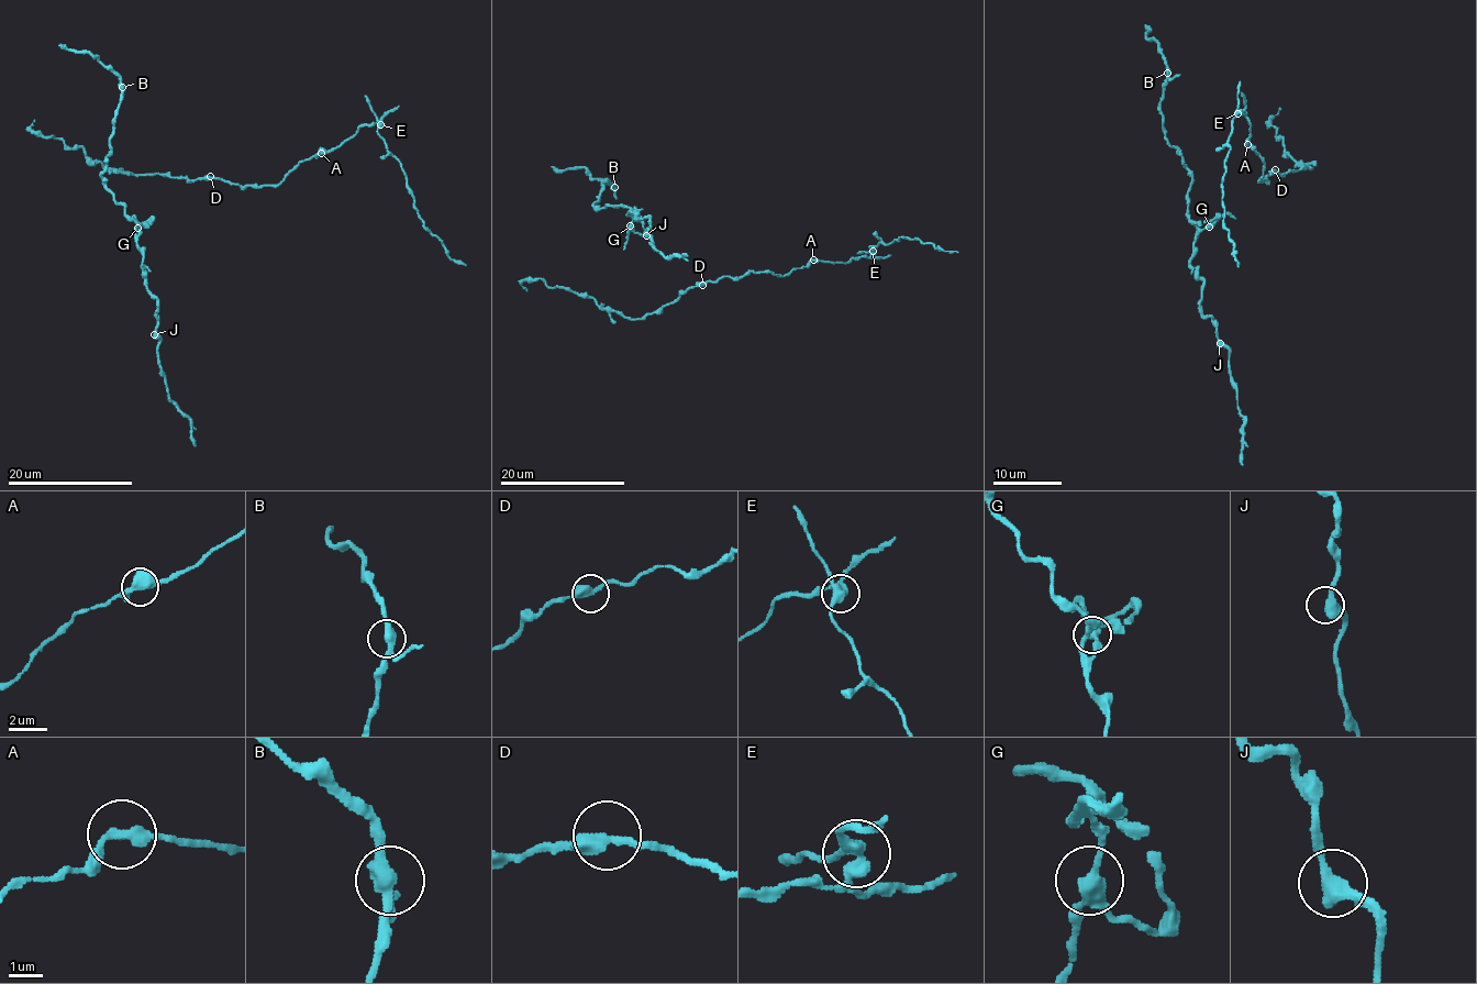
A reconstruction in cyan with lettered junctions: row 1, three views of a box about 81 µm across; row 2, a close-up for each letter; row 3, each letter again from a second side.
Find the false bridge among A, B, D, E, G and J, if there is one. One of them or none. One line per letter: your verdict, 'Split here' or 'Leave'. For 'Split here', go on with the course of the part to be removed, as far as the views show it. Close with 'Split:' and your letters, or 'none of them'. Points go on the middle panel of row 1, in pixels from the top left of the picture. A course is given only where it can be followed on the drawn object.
A: Leave
B: Leave
D: Leave
E: Split here. Course of the part to remove: (873, 251), (870, 246), (889, 244), (907, 236), (958, 252)
G: Leave
J: Leave
Split: E

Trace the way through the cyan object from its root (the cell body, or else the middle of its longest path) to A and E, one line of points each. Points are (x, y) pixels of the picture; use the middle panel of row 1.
A: (700, 284), (725, 276), (743, 277), (751, 271), (787, 276), (795, 267), (802, 267), (813, 260)
E: (700, 284), (725, 276), (743, 277), (751, 271), (787, 276), (811, 260), (847, 263), (869, 257), (873, 251)

